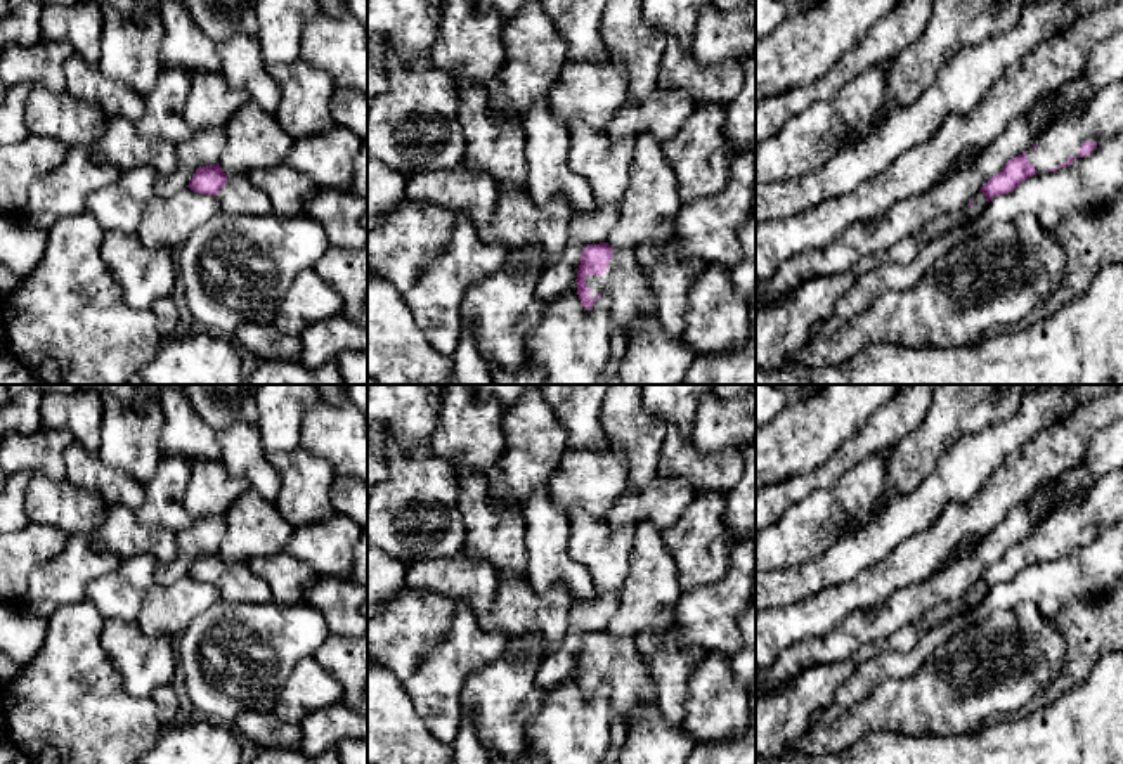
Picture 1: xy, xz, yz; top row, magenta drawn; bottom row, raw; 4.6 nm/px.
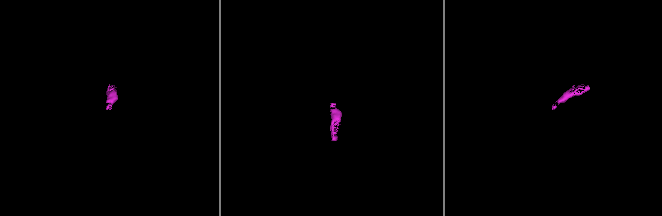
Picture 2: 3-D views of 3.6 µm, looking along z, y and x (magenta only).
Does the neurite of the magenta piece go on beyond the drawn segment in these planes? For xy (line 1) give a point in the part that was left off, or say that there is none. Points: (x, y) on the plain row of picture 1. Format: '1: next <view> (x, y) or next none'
1: next xy (238, 584)

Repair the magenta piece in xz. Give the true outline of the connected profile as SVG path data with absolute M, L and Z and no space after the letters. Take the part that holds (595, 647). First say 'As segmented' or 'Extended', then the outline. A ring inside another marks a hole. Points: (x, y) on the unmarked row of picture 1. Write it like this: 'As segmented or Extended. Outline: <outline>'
Extended. Outline: M607 631L587 632L575 670L584 696L593 696L601 683L610 686L612 710L626 722L638 707L655 705L653 681L634 639L615 641Z

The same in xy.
Extended. Outline: M218 551L199 554L187 575L199 582L215 584L218 587L220 599L224 601L272 601L269 586L248 568L248 561L227 565Z

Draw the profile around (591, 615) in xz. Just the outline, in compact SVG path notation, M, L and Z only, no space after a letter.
M594 594L591 599L572 601L565 636L546 651L536 672L536 683L549 695L562 686L575 670L582 638L587 632L607 631L619 608L619 594Z

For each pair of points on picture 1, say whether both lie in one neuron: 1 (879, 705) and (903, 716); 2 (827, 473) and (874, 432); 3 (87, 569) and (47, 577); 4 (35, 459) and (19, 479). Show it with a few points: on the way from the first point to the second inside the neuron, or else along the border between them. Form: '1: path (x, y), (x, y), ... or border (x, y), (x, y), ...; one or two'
1: path (884, 707), (898, 711); one
2: path (839, 463), (862, 444); one
3: path (77, 569), (66, 577), (58, 577); one
4: border (18, 470), (32, 473); two

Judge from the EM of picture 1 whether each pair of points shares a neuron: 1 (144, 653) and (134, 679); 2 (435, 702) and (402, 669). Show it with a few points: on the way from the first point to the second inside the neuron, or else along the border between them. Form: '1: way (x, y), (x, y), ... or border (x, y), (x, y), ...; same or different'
1: way (144, 660), (141, 673); same
2: border (435, 645), (402, 683); different

